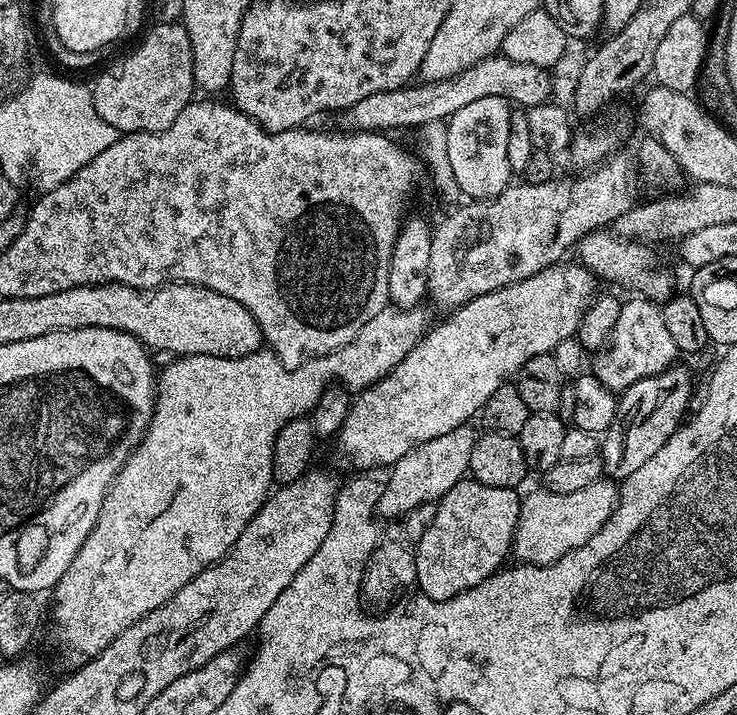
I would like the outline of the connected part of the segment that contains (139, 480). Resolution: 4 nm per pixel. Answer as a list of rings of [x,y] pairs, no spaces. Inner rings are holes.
[[[424,306],[414,308],[386,307],[378,314],[374,314],[374,318],[370,318],[370,322],[366,322],[366,326],[362,326],[362,330],[358,330],[356,338],[346,346],[328,352],[324,356],[305,359],[304,363],[293,369],[282,366],[280,359],[271,350],[246,354],[242,358],[207,356],[206,354],[177,356],[171,361],[173,364],[165,366],[164,372],[162,368],[156,385],[156,408],[152,411],[152,421],[148,426],[148,432],[140,439],[140,445],[133,450],[132,457],[125,462],[119,474],[113,479],[112,487],[109,488],[102,504],[102,510],[98,514],[98,522],[94,522],[94,530],[90,530],[86,542],[82,542],[82,550],[78,550],[78,554],[74,554],[74,562],[70,562],[70,566],[66,566],[66,574],[62,574],[62,578],[50,592],[50,597],[52,596],[52,640],[56,643],[61,658],[66,663],[72,664],[68,666],[79,666],[86,663],[87,660],[93,660],[98,653],[106,650],[106,646],[110,646],[110,642],[114,642],[114,638],[118,638],[118,634],[122,634],[122,630],[134,626],[134,622],[138,622],[146,614],[158,610],[158,606],[172,600],[174,594],[178,594],[178,590],[182,590],[182,586],[186,586],[186,582],[190,582],[195,576],[202,574],[202,570],[206,570],[211,564],[217,564],[235,546],[242,530],[246,530],[250,518],[254,518],[254,514],[258,514],[258,510],[273,491],[274,442],[278,438],[278,432],[282,430],[282,426],[286,426],[286,422],[291,420],[307,417],[318,402],[319,396],[323,394],[324,389],[333,382],[339,382],[349,390],[363,390],[370,387],[371,384],[377,384],[384,376],[388,376],[390,370],[394,370],[394,366],[398,366],[398,362],[402,362],[402,358],[406,358],[406,354],[410,354],[410,350],[414,350],[416,343],[428,331],[430,319],[428,320],[426,309],[427,307]]]

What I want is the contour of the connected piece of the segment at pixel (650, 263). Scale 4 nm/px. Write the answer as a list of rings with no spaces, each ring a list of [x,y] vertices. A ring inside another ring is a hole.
[[[608,230],[587,232],[578,241],[580,248],[579,263],[591,270],[601,281],[621,284],[624,288],[633,288],[645,300],[663,302],[677,291],[676,280],[664,268],[656,268],[656,260],[647,243],[638,240],[623,239]],[[604,279],[604,280],[603,280]]]

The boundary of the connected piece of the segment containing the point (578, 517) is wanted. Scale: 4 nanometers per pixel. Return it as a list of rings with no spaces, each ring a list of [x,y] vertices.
[[[601,478],[584,490],[570,494],[552,493],[537,487],[537,492],[524,492],[520,502],[518,526],[512,539],[511,555],[521,564],[553,564],[570,550],[578,550],[612,517],[618,499],[618,488],[611,479]]]

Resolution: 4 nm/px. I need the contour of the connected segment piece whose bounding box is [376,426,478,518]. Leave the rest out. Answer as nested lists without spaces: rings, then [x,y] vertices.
[[[465,426],[450,430],[450,434],[430,438],[430,442],[414,446],[410,454],[403,456],[397,464],[391,465],[387,473],[388,481],[386,479],[383,481],[380,501],[376,504],[377,513],[381,517],[399,518],[418,506],[442,499],[446,490],[450,490],[450,486],[465,479],[470,462],[470,450],[474,450],[477,435],[477,429]]]

